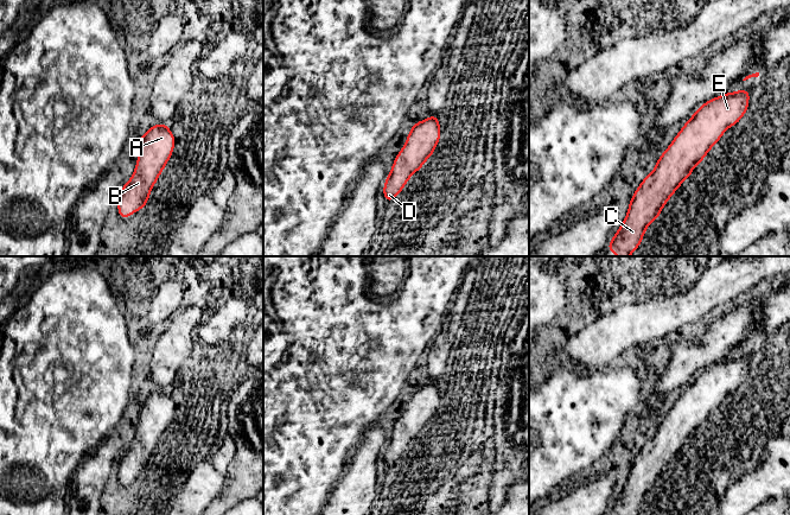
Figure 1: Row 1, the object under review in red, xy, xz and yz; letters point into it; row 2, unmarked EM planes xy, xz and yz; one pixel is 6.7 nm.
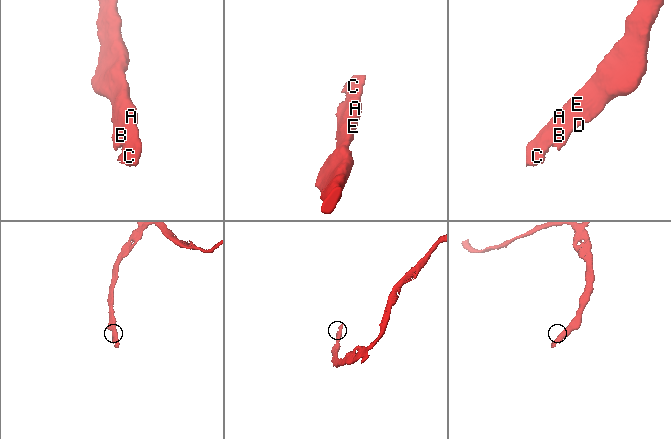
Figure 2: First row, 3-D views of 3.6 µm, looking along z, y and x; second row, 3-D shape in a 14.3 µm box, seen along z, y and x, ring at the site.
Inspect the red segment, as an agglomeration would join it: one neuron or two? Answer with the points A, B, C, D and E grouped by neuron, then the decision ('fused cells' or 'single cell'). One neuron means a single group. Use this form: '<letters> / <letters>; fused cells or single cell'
A B C D E; single cell

